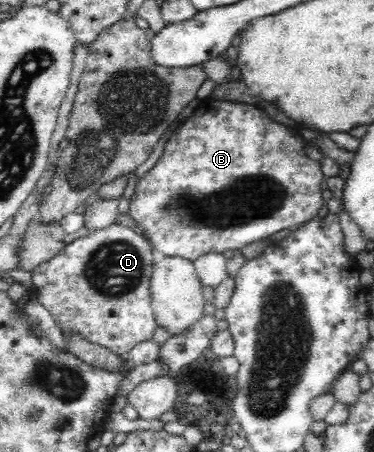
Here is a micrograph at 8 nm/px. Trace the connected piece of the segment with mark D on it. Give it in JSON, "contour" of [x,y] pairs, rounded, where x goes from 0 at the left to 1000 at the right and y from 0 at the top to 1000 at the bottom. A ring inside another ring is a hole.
{"contour":[[[321,493],[299,496],[201,529],[174,542],[171,555],[91,591],[75,650],[80,659],[94,657],[134,692],[139,710],[166,739],[176,730],[193,730],[230,754],[332,788],[369,759],[401,754],[420,728],[398,650],[398,617],[417,571],[420,562],[377,518],[364,518],[356,504]]]}

